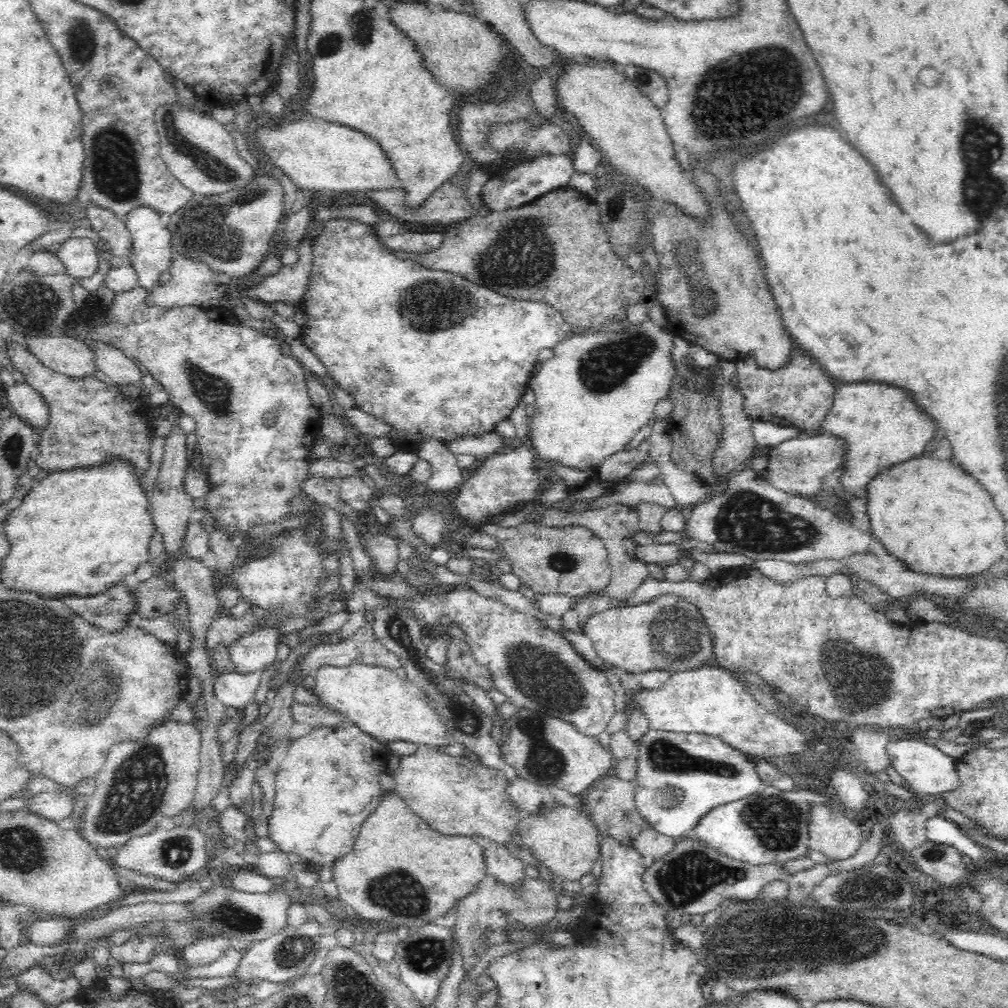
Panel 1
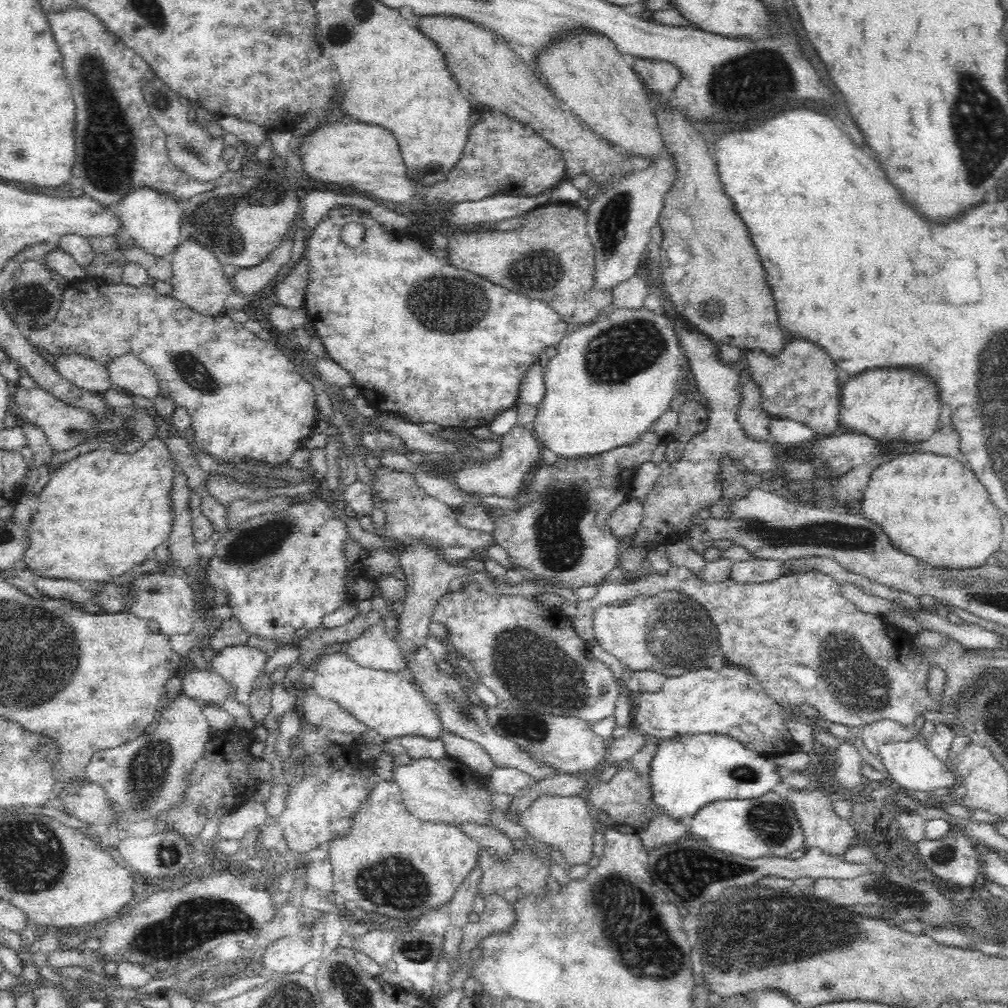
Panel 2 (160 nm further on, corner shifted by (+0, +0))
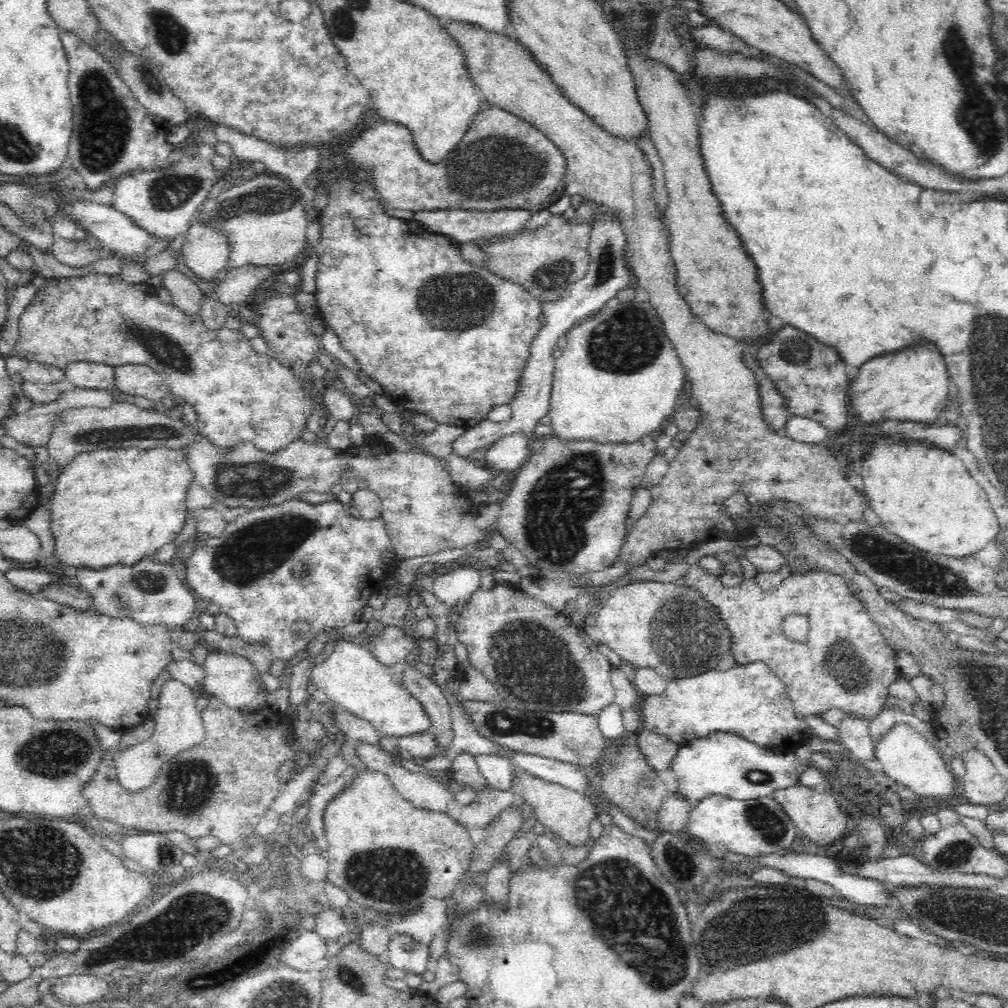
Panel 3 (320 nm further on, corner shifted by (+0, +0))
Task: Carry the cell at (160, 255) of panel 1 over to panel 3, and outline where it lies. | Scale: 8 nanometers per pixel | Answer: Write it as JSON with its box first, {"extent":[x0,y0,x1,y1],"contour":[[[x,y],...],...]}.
{"extent":[112,144,219,240],"contour":[[[204,144],[196,147],[193,155],[183,155],[180,161],[158,170],[142,171],[124,175],[114,180],[112,207],[126,214],[134,224],[152,235],[154,240],[164,238],[174,240],[184,235],[190,226],[194,213],[202,208],[212,186],[218,180],[219,172],[212,165],[216,156],[214,146]]]}

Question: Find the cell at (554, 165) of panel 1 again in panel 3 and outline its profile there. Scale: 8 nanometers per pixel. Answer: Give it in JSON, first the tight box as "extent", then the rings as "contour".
{"extent":[413,209,533,242],"contour":[[[463,209],[447,210],[422,210],[413,216],[422,228],[431,233],[438,233],[459,242],[477,242],[481,239],[493,240],[505,238],[525,232],[528,220],[532,218],[533,212],[530,210],[500,210],[500,211],[474,211]]]}

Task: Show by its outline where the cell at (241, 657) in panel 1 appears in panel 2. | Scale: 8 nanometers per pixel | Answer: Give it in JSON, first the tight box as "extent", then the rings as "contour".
{"extent":[211,645,268,706],"contour":[[[233,645],[225,647],[215,653],[214,658],[212,658],[211,670],[217,672],[224,680],[226,680],[226,682],[229,682],[231,686],[233,686],[234,694],[230,696],[230,699],[234,699],[241,704],[249,706],[251,692],[255,688],[257,676],[261,673],[262,668],[264,668],[264,664],[267,663],[268,659],[266,653],[256,647]]]}

